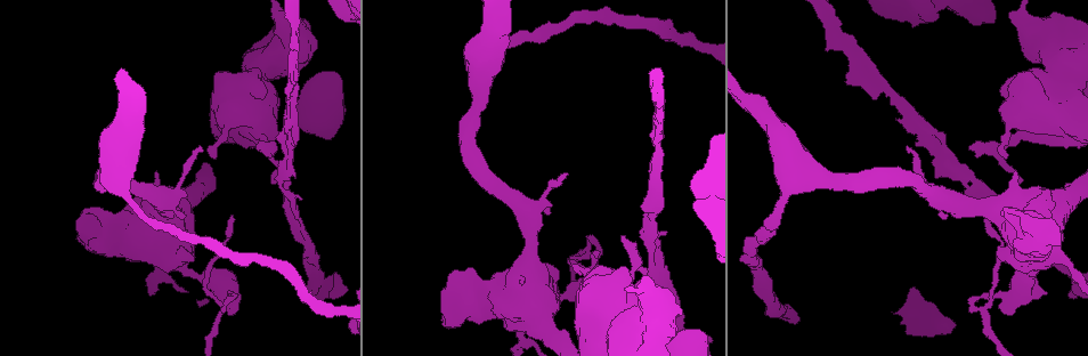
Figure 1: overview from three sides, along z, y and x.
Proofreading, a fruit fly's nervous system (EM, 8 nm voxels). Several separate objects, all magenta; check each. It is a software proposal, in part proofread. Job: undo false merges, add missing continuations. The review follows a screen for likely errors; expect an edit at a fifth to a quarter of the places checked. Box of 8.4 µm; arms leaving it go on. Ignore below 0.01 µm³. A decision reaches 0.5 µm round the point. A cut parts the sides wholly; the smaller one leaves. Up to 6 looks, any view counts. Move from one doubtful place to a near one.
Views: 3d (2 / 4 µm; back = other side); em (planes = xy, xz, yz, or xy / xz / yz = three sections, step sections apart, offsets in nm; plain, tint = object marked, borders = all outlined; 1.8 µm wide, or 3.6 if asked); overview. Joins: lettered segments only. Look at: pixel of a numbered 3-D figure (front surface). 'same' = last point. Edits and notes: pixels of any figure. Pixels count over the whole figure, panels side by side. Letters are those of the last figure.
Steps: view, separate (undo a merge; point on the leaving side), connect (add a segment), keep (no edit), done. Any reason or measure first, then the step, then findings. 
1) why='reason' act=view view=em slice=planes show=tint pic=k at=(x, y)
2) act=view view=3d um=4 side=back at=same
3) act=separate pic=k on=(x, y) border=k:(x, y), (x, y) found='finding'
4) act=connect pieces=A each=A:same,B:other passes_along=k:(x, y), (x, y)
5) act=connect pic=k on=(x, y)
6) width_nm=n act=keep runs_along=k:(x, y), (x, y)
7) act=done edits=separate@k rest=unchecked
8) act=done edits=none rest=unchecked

why='stops while still wide' act=view view=em um=3.6 slice=planes show=borders pic=1 at=(1019, 89)

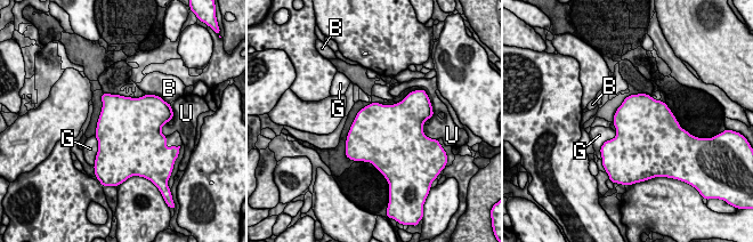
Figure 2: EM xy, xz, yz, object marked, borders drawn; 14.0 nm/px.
longest_contact=G:320nm act=keep each=B:other,G:other,U:other border=2:(616, 131), (613, 138), (600, 146) found='no lettered segment goes on from it'

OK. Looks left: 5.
why='free end' act=view view=3d um=4 side=back pic=1 at=(292, 145)

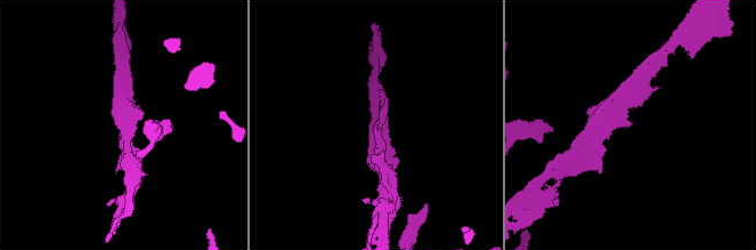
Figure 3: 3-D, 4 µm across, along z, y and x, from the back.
why='need the tissue' act=view view=em um=3.6 slice=planes show=borders pic=3 at=(631, 123)

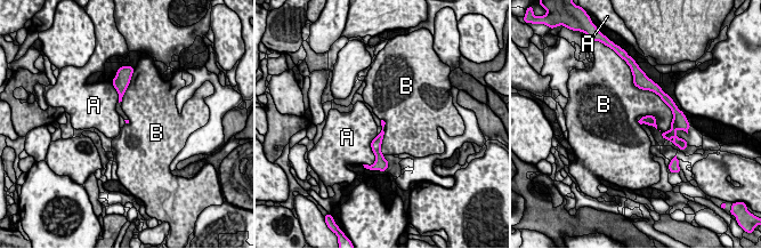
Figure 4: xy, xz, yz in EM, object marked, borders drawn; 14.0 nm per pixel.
act=keep each=A:other,B:other found='no lettered segment goes on from it'

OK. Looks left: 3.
why='a fork' act=view view=em um=3.6 slice=xz step=8 show=tint pic=1 at=(653, 259)

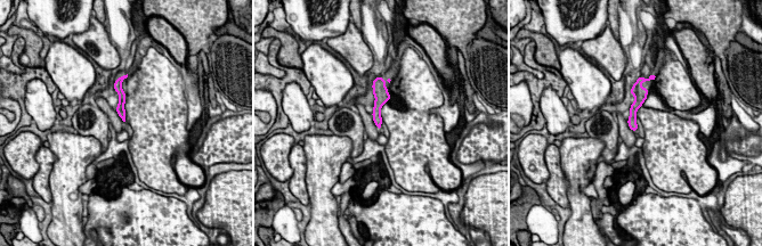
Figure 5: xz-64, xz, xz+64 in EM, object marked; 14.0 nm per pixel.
act=view view=em um=3.6 slice=planes show=borders at=same

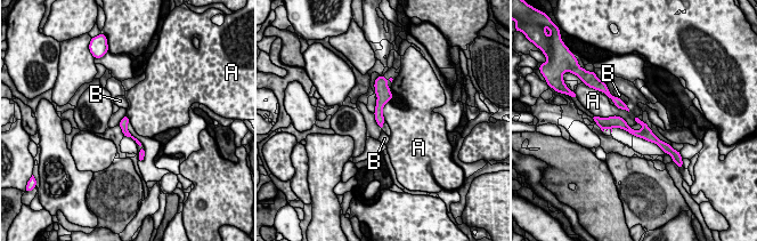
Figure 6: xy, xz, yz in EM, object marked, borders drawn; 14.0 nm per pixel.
act=keep each=A:other,B:other runs_along=6:(605, 121), (618, 121), (654, 139) found='one neuron here'

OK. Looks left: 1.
act=done edits=none rest=unchecked

